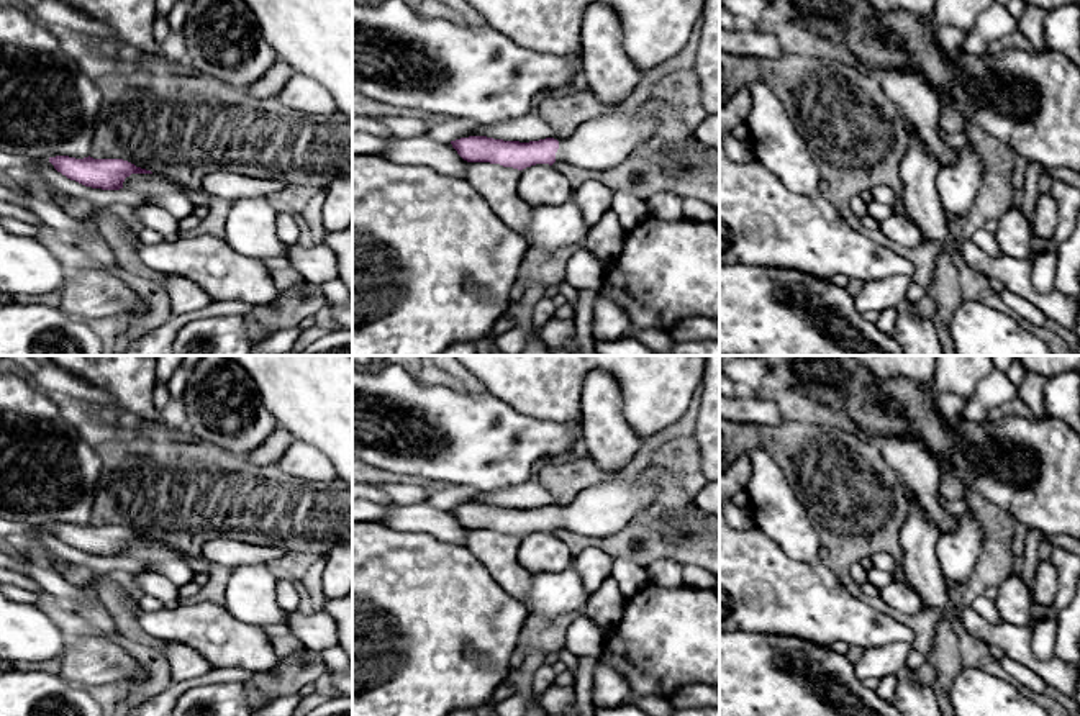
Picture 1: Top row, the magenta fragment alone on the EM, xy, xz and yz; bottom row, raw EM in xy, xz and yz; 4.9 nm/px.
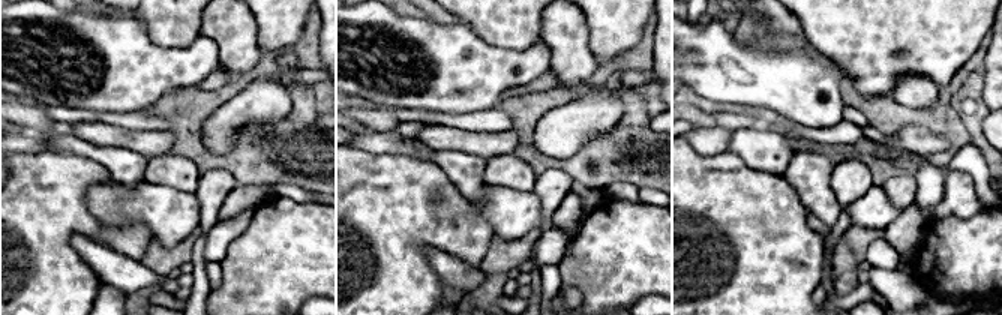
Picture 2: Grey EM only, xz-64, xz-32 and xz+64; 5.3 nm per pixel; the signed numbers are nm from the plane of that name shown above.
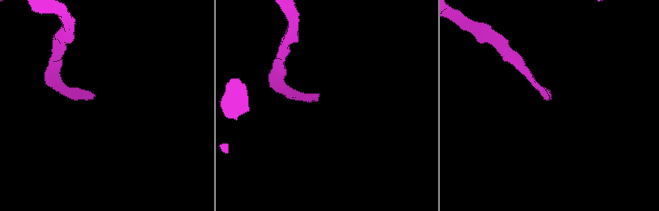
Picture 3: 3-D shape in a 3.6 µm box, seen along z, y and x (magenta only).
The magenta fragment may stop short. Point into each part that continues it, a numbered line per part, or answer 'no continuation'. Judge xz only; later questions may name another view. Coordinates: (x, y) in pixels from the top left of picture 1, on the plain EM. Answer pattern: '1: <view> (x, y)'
1: xz (600, 510)

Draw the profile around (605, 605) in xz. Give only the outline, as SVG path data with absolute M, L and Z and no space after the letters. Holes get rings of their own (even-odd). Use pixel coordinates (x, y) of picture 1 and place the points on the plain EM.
M608 577L598 590L595 590L580 614L595 621L606 634L621 618L623 601L616 580Z

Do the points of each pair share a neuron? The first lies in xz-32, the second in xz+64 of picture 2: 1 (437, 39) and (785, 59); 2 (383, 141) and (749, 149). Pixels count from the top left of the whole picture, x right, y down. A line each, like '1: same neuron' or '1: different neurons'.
1: same neuron
2: same neuron

